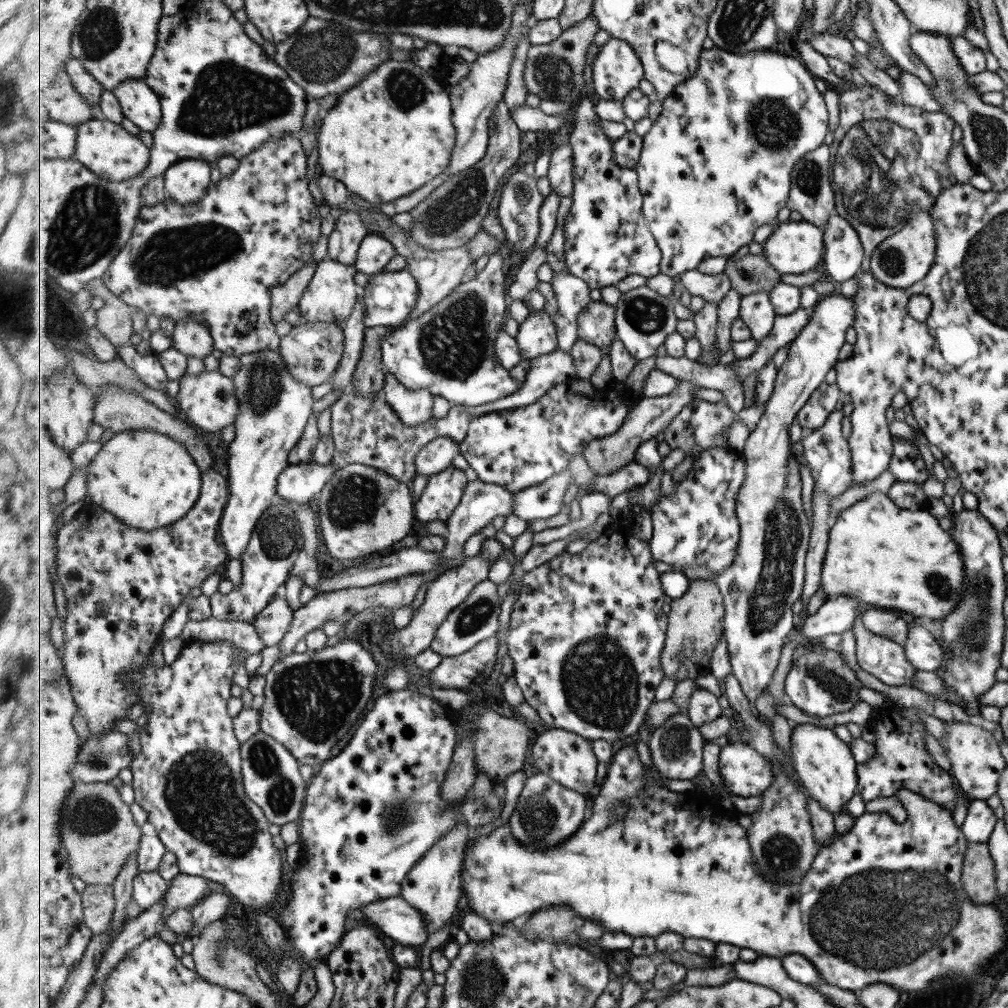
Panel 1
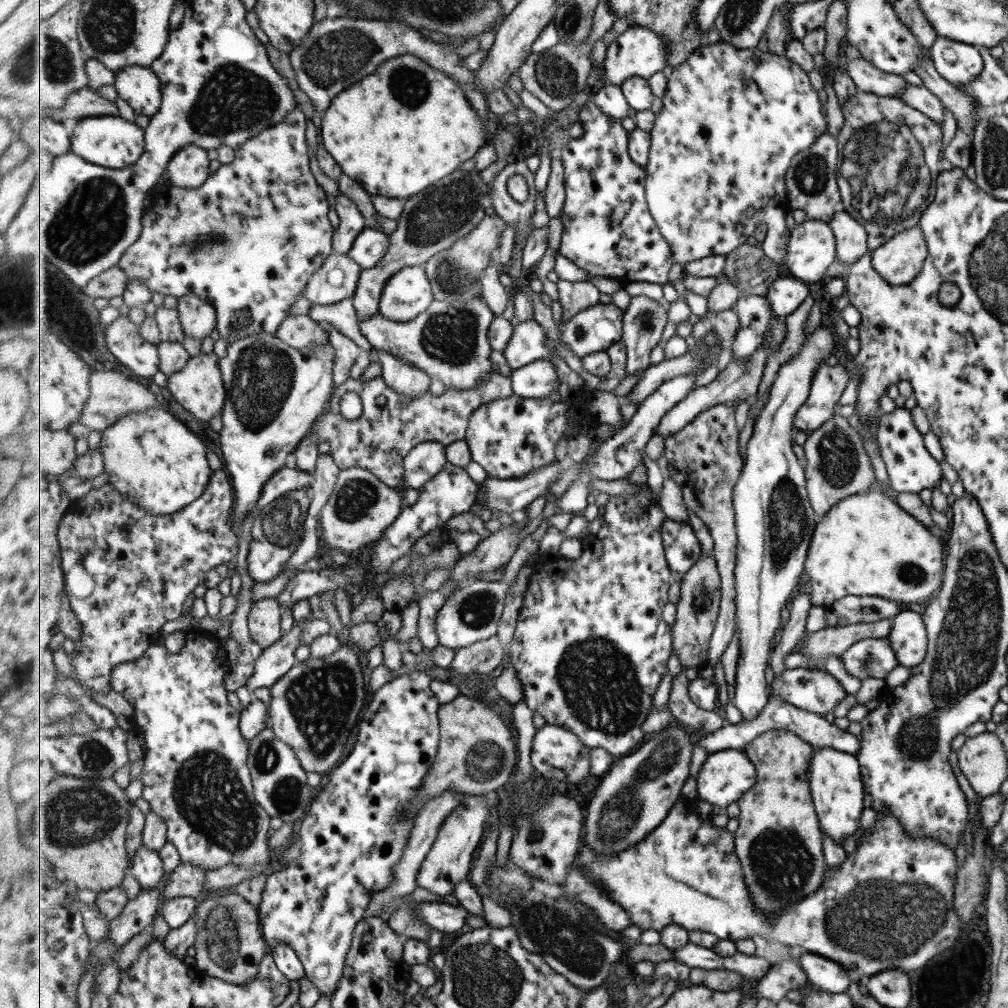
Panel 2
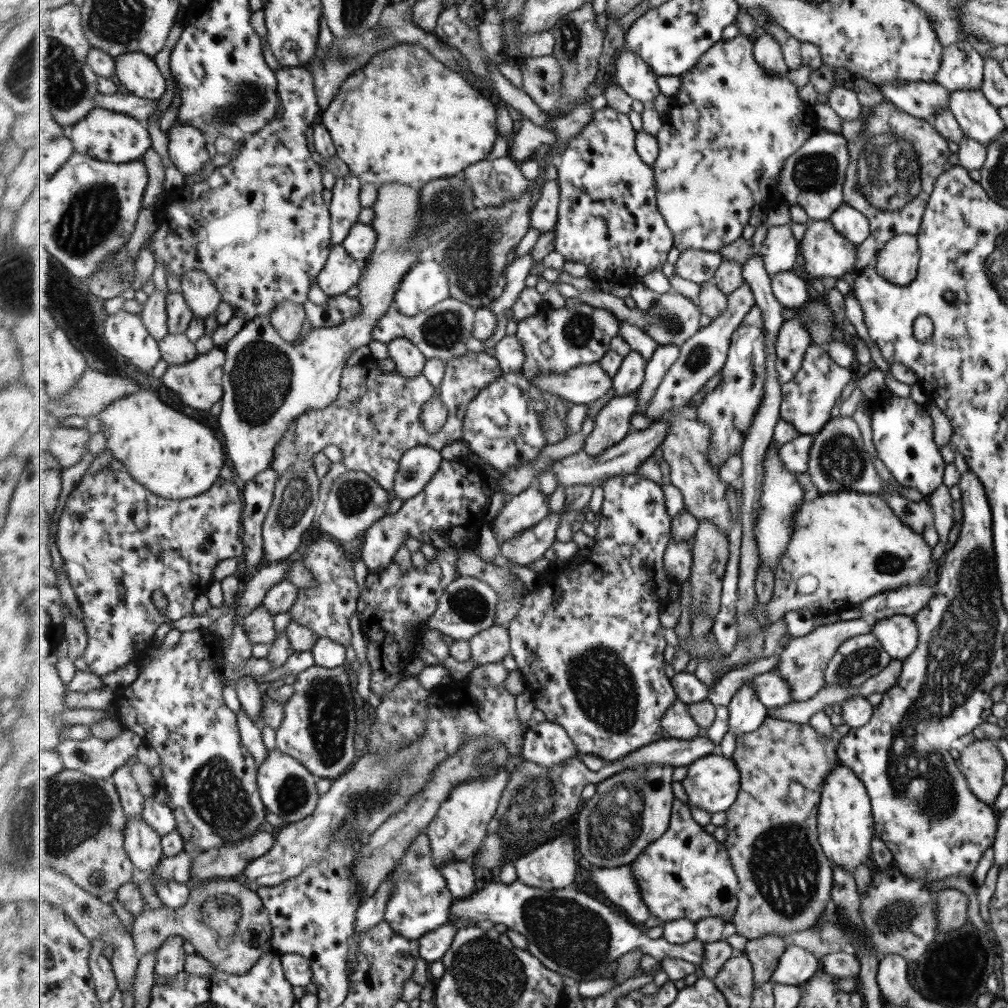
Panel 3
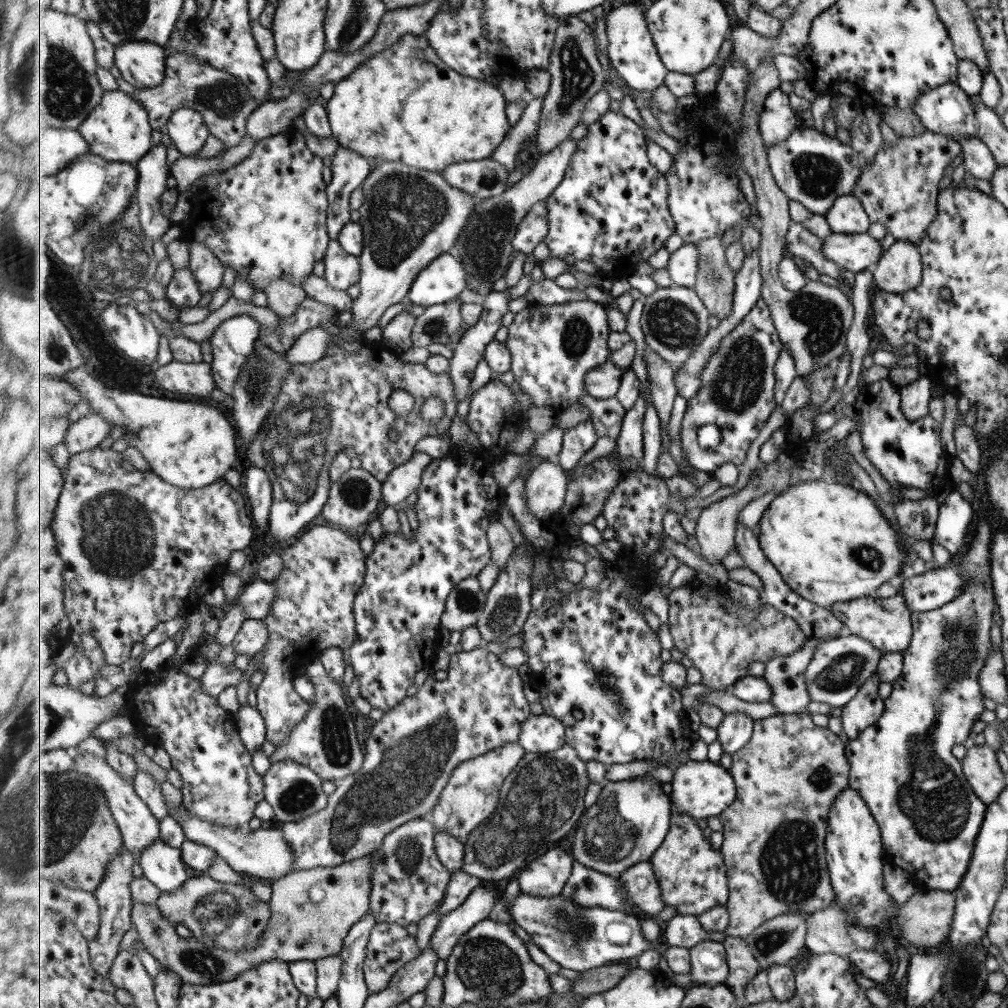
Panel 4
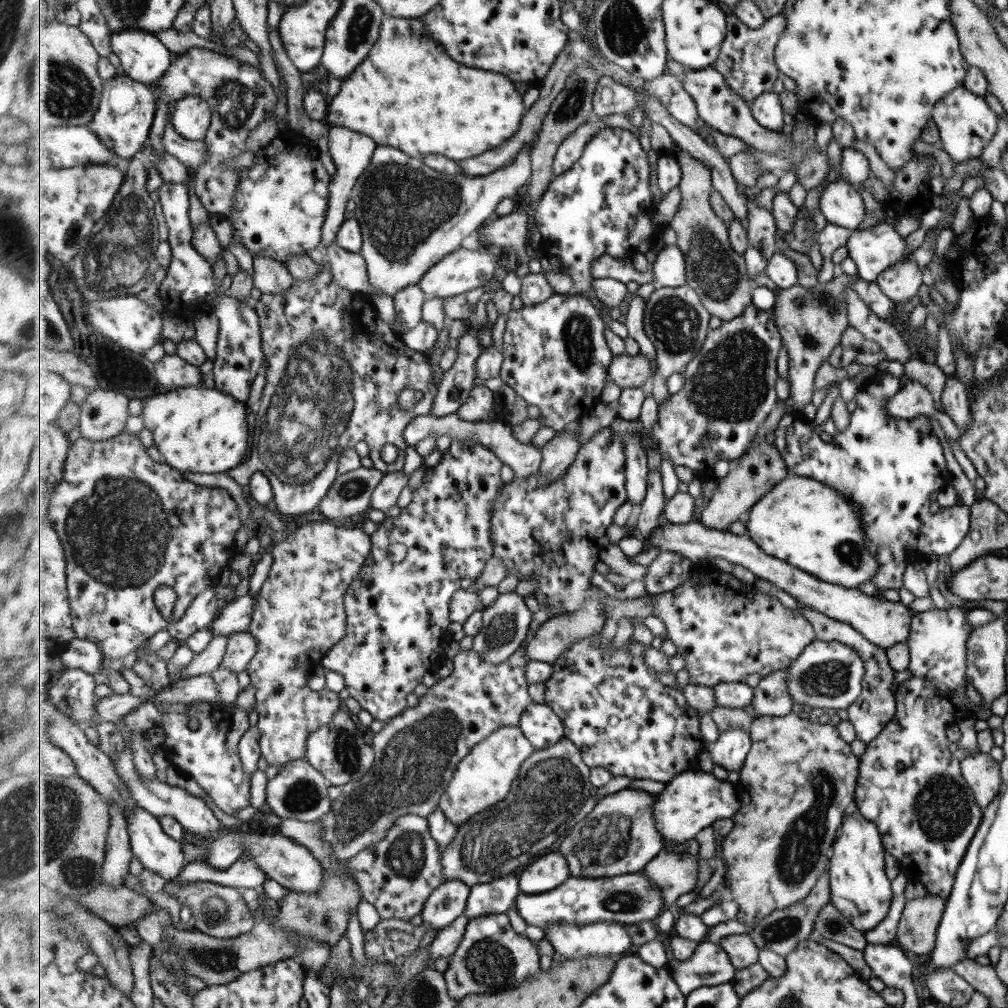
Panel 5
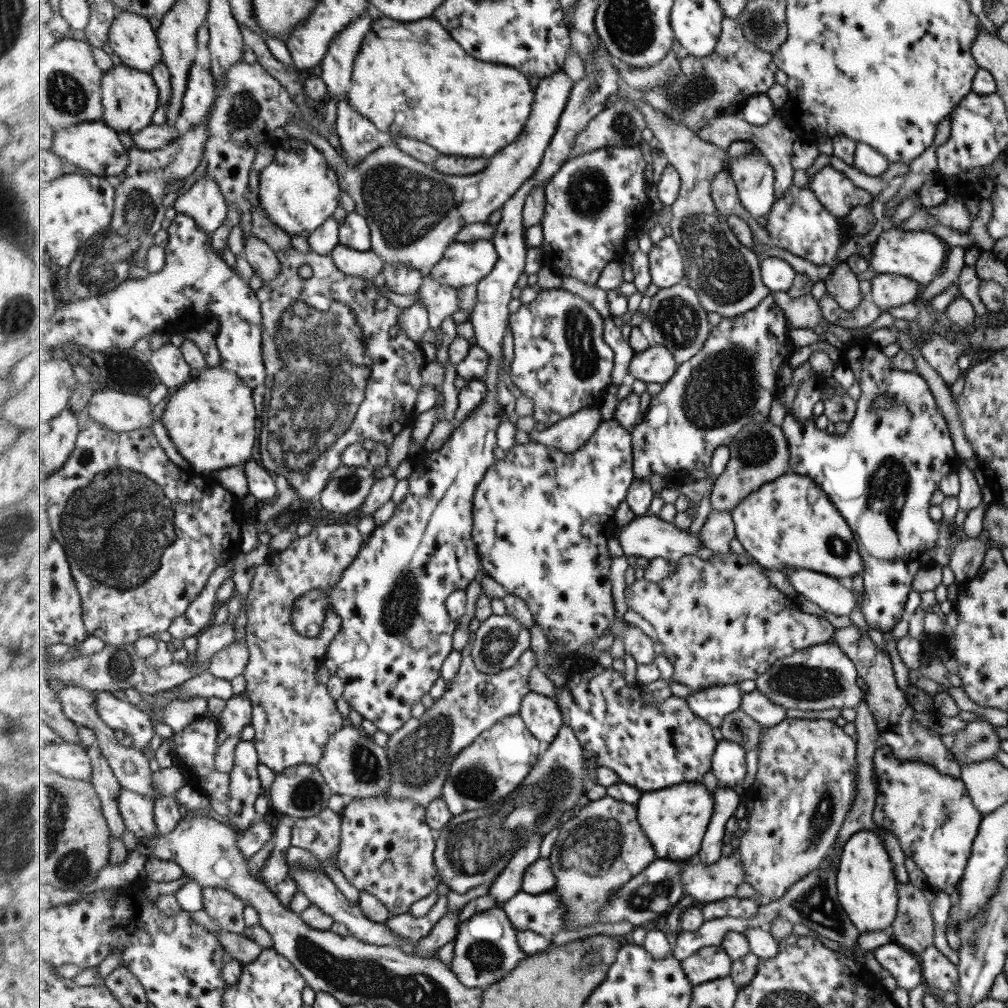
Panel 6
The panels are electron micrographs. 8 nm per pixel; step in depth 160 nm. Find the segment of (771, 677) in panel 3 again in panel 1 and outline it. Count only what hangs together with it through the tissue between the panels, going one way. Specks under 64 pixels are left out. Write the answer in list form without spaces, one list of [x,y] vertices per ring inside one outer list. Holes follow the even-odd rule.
[[[808,644],[805,645],[802,653],[793,662],[785,679],[786,694],[803,714],[821,718],[849,712],[860,702],[857,691],[862,684],[857,680],[855,671],[843,661],[839,652],[823,649],[819,654],[814,653],[811,647]]]

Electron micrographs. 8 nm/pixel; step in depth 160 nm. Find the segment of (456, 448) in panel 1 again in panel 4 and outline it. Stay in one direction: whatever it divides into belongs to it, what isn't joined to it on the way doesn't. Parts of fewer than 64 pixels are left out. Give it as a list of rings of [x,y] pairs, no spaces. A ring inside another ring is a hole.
[[[425,452],[415,453],[404,465],[398,466],[384,482],[383,506],[401,506],[422,483],[425,469],[434,458]]]

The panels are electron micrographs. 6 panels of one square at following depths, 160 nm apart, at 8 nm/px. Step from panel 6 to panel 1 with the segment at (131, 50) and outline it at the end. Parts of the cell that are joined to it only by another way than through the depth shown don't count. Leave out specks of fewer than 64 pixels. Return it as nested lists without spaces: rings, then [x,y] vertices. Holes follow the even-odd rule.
[[[145,78],[125,82],[114,93],[120,100],[124,116],[140,130],[152,134],[162,125],[164,114],[160,95],[149,87]]]

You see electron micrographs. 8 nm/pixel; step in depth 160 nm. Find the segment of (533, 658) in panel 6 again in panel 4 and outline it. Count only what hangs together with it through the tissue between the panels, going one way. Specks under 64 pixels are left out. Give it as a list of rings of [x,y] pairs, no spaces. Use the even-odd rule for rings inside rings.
[[[482,645],[474,648],[471,652],[460,651],[458,653],[451,652],[448,676],[444,681],[436,680],[435,677],[429,676],[425,682],[419,687],[419,691],[415,695],[405,697],[405,700],[397,706],[389,709],[384,713],[380,721],[377,721],[370,737],[366,743],[365,764],[357,774],[351,774],[349,777],[343,777],[336,782],[336,792],[329,795],[329,804],[319,812],[312,814],[307,819],[298,822],[287,822],[282,826],[285,839],[290,844],[294,852],[294,868],[297,871],[309,870],[318,866],[339,866],[351,861],[357,861],[360,858],[367,857],[384,844],[384,839],[393,833],[397,828],[405,825],[407,822],[415,819],[430,817],[433,809],[440,802],[441,794],[444,793],[448,786],[453,772],[463,763],[473,758],[481,757],[481,755],[491,752],[503,746],[506,742],[520,742],[520,734],[524,722],[532,715],[532,708],[524,691],[523,678],[519,676],[519,672],[515,666],[504,666],[504,662],[494,652],[485,649]]]

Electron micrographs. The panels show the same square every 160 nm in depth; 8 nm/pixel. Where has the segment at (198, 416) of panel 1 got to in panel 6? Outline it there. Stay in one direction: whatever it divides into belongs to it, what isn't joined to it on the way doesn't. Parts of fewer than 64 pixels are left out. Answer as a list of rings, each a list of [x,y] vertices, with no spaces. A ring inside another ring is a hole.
[[[171,344],[156,350],[150,355],[155,374],[160,376],[165,386],[180,388],[191,380],[191,366],[185,361],[181,348]]]

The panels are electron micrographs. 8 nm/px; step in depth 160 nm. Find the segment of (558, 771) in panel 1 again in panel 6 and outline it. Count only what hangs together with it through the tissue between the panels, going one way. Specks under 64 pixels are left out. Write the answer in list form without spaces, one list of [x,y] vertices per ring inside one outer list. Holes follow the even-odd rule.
[[[531,691],[522,702],[520,715],[537,738],[546,746],[556,740],[564,725],[564,713],[556,699]]]

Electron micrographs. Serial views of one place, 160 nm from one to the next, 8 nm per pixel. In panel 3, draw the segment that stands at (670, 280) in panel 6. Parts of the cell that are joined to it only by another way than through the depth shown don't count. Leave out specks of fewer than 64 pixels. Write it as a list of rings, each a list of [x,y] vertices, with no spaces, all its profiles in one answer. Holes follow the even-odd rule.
[[[689,249],[680,253],[675,263],[675,274],[701,285],[716,277],[717,269],[724,260],[720,252]]]

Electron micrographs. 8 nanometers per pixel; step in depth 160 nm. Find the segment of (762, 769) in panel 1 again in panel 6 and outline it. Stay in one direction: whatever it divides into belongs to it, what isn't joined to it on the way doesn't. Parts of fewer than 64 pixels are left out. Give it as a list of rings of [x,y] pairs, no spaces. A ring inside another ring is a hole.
[[[681,784],[642,795],[637,820],[653,843],[659,859],[671,861],[697,857],[715,812],[714,794],[705,784]]]

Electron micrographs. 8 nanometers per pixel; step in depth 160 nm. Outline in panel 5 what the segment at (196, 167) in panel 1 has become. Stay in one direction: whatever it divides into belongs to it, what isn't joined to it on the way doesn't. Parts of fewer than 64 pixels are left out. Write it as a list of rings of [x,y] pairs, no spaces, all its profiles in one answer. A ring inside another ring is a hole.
[[[200,94],[188,96],[176,102],[171,121],[181,136],[189,140],[205,140],[212,124],[212,107]]]

